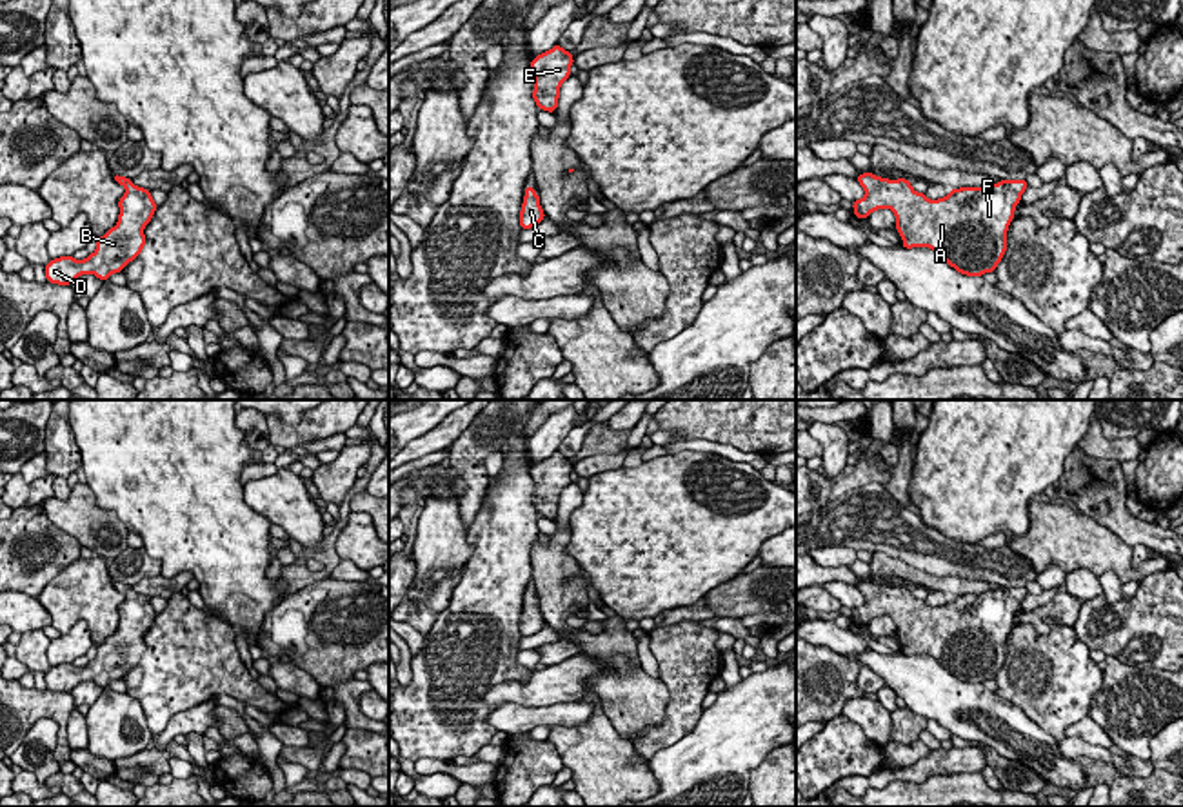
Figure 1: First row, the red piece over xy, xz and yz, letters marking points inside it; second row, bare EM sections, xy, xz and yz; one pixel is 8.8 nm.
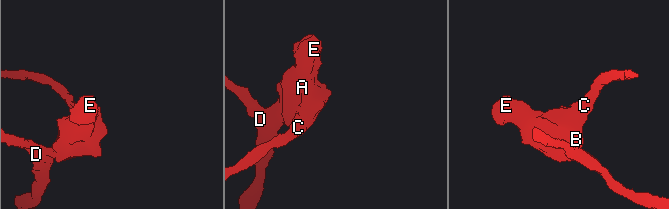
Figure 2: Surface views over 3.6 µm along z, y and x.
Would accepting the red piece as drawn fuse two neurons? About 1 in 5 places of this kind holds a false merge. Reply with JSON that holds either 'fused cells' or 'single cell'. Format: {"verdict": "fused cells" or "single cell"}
{"verdict": "single cell"}

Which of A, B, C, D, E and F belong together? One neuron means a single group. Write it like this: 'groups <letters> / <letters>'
groups A B C D E F

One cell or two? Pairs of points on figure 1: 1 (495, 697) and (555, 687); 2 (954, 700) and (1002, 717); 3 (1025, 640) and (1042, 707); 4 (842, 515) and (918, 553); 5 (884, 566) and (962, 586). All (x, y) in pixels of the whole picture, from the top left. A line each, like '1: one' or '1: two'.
1: one
2: one
3: one
4: one
5: one

